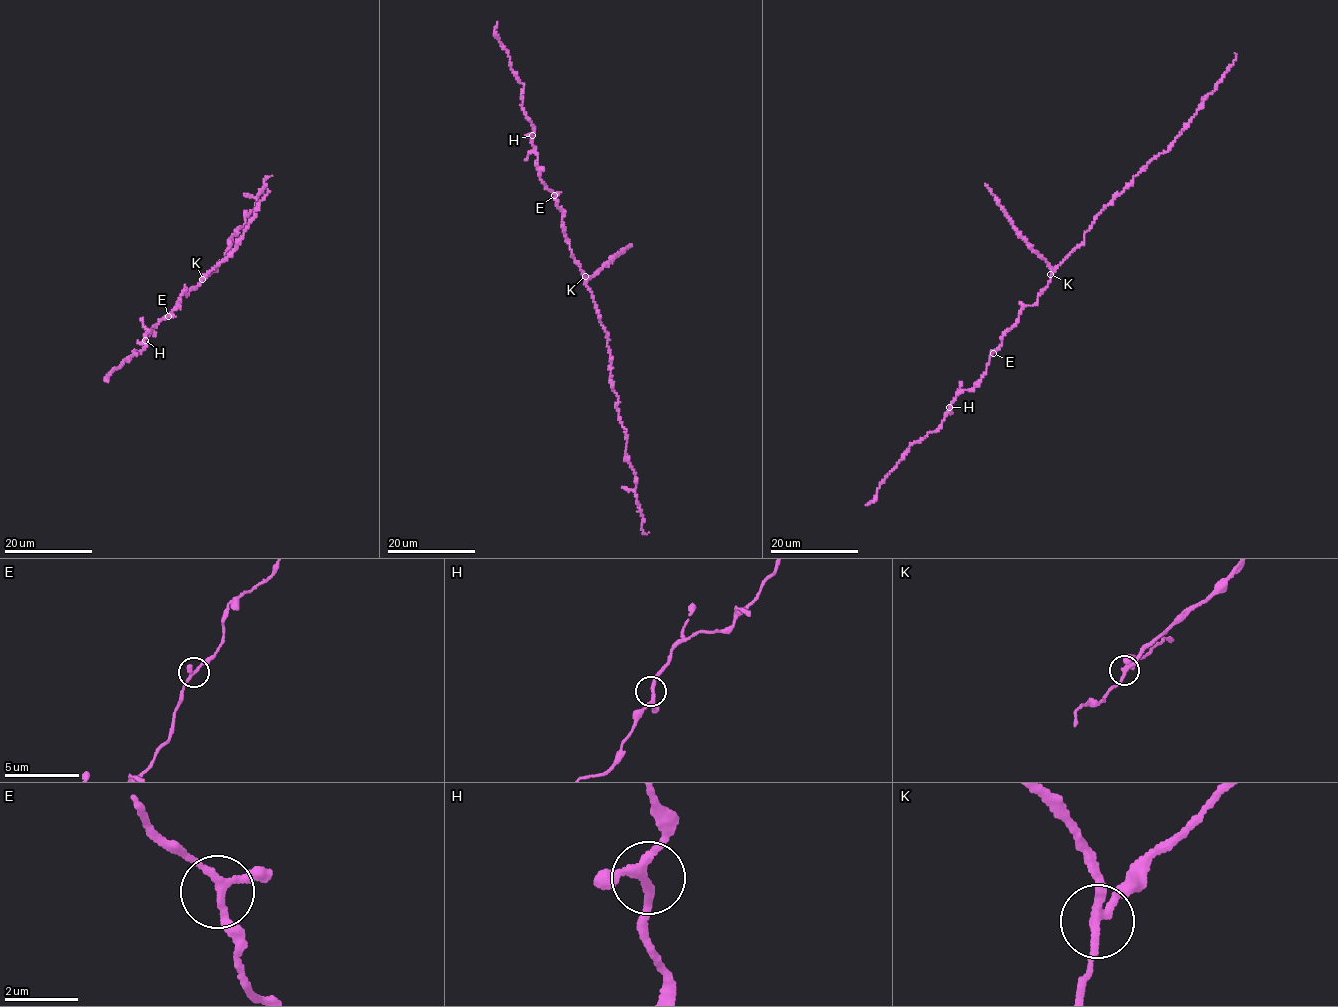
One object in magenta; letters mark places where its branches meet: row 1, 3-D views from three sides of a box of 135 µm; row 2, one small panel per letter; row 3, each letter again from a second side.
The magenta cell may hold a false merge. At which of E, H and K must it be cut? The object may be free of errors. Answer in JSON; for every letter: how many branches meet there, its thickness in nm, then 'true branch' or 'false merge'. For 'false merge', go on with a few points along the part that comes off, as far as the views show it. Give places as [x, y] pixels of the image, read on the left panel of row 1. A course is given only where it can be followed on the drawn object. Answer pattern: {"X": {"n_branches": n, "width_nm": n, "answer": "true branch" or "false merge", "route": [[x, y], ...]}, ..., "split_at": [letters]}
{"E": {"n_branches": 3, "width_nm": 190, "answer": "true branch"}, "H": {"n_branches": 3, "width_nm": 190, "answer": "true branch"}, "K": {"n_branches": 3, "width_nm": 190, "answer": "false merge", "route": [[202, 279], [237, 246], [268, 189]]}, "split_at": ["K"]}

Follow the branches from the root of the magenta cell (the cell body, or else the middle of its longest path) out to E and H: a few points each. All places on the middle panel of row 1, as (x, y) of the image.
E: (582, 272), (572, 256), (564, 232), (563, 214), (554, 195)
H: (582, 272), (566, 238), (561, 210), (539, 177), (532, 135)

